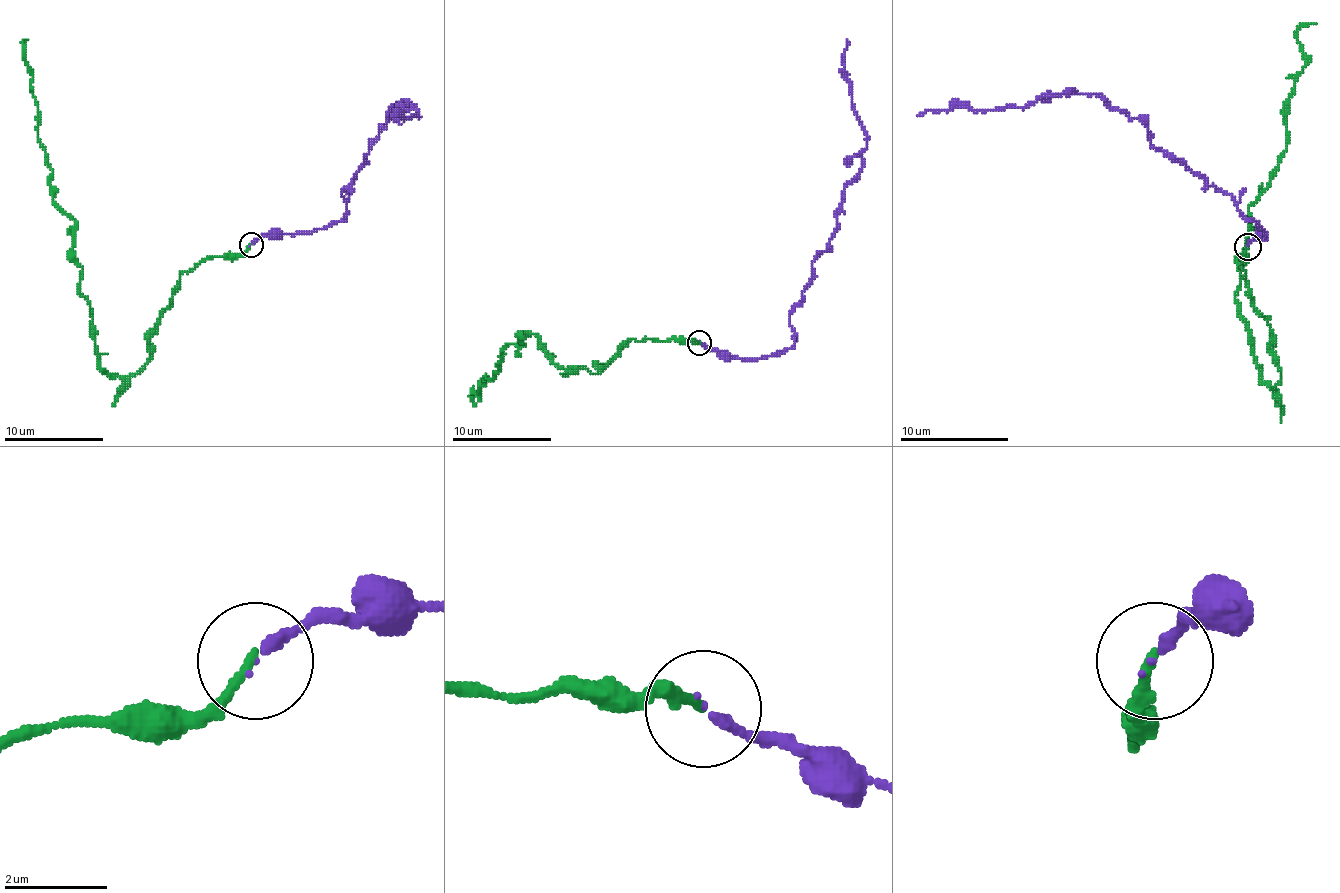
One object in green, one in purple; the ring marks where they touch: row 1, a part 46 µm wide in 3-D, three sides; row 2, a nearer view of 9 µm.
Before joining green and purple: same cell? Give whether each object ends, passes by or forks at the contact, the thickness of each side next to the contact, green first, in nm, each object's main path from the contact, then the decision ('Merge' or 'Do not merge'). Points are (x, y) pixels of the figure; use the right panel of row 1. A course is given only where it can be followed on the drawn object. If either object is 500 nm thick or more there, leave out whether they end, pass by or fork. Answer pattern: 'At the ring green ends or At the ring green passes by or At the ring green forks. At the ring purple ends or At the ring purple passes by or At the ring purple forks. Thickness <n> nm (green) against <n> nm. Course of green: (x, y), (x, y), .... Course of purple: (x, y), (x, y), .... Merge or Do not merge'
At the ring green ends. At the ring purple ends. Thickness 190 nm (green) against 180 nm. Course of green: (1248, 246), (1272, 389), (1234, 294), (1248, 208), (1286, 148), (1297, 31), (1316, 23). Course of purple: (1248, 246), (1264, 235), (1234, 199), (1159, 151), (1137, 118), (1093, 94), (1064, 91), (1023, 107), (917, 115). Merge

